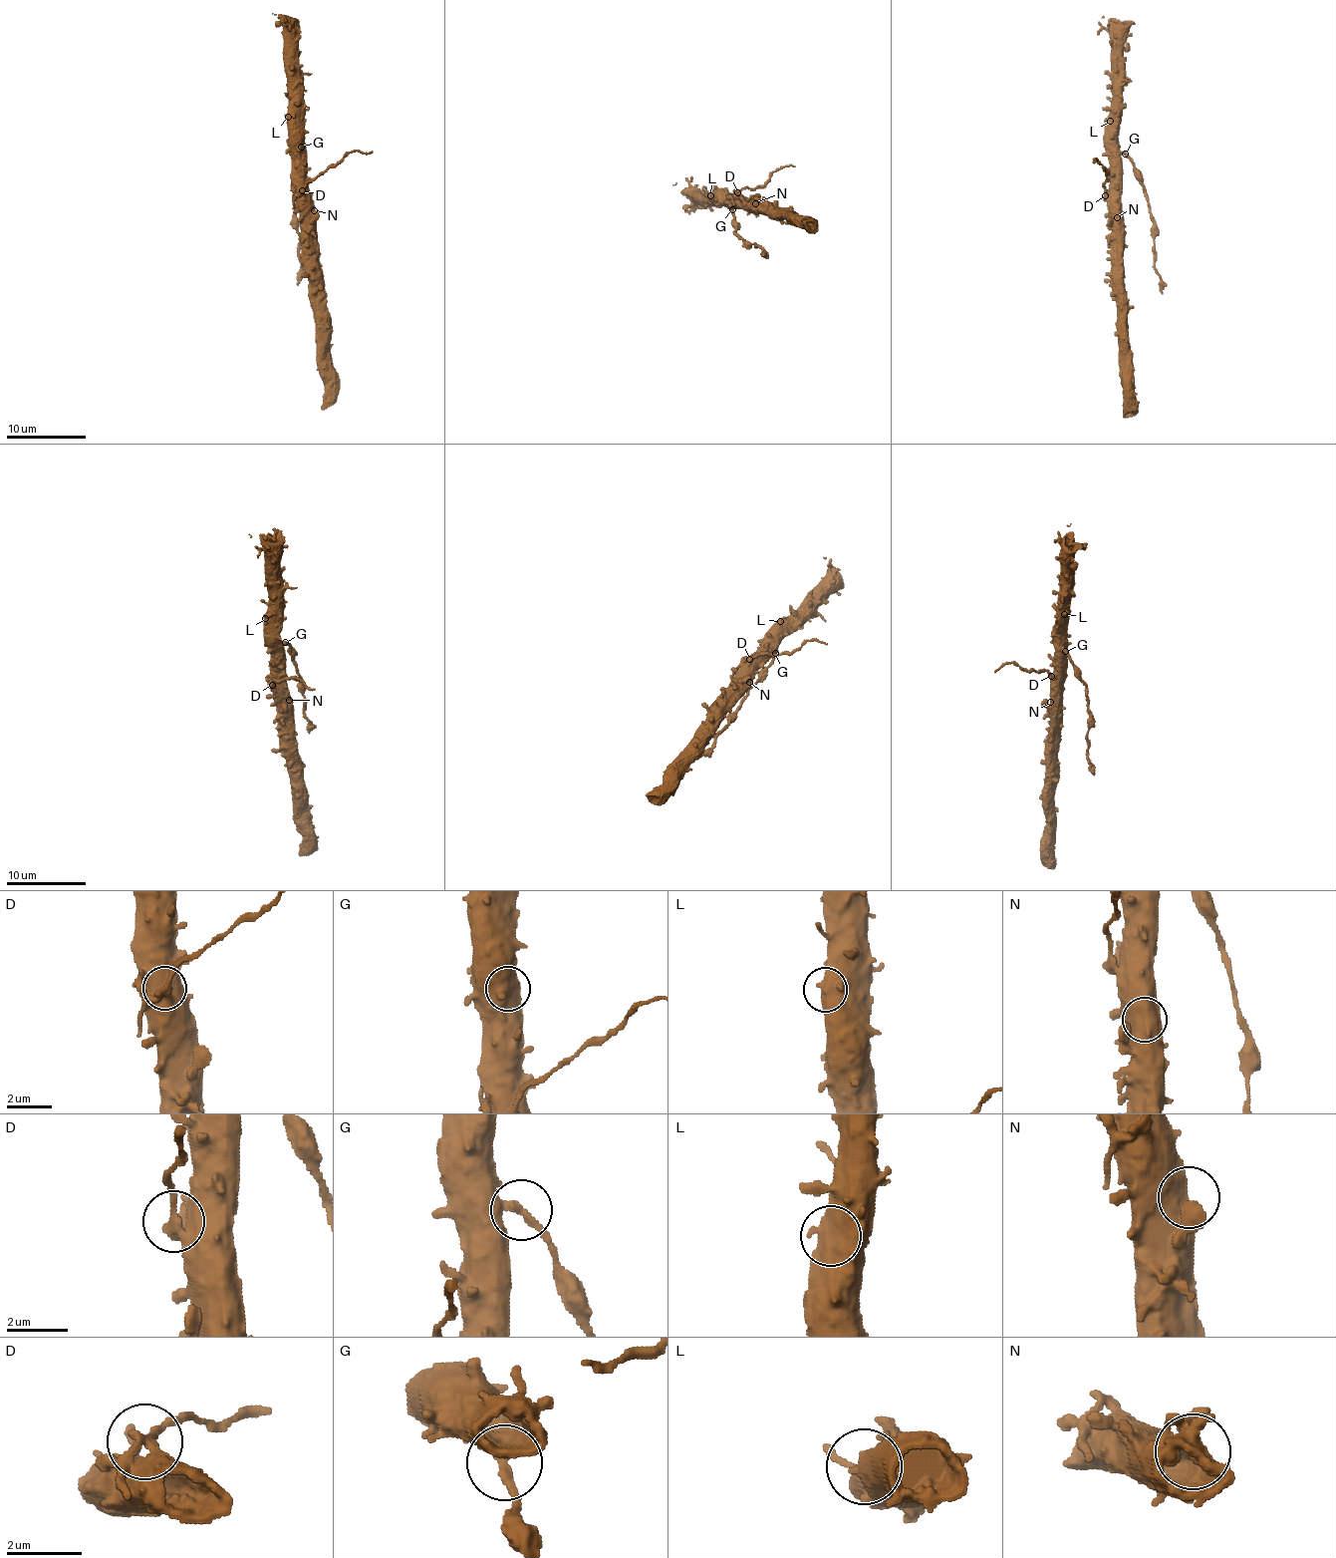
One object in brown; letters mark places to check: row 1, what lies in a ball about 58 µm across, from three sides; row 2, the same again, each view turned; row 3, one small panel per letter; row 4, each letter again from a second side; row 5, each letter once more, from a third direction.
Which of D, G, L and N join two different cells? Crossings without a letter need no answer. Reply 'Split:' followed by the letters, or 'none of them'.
Split: D, G

